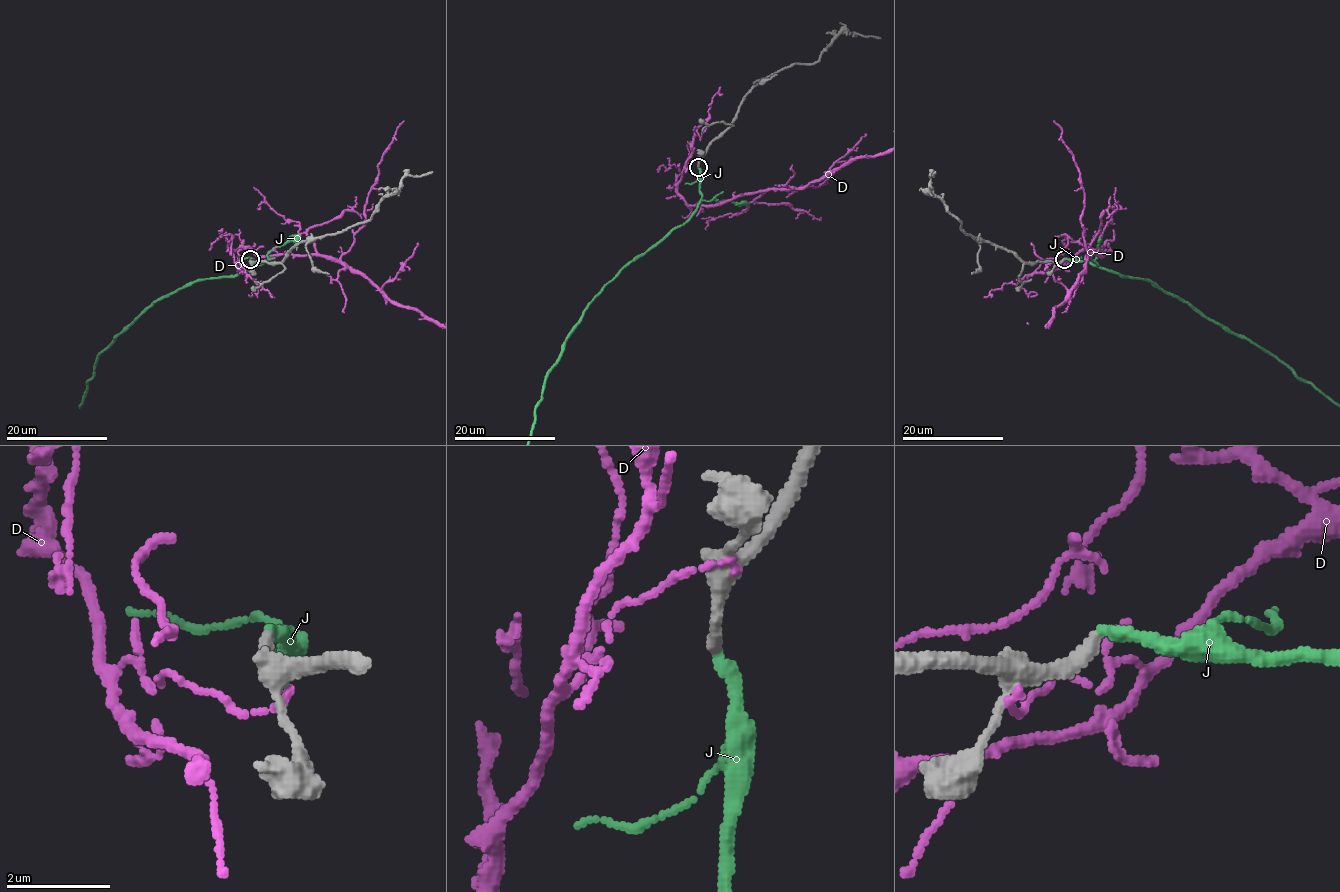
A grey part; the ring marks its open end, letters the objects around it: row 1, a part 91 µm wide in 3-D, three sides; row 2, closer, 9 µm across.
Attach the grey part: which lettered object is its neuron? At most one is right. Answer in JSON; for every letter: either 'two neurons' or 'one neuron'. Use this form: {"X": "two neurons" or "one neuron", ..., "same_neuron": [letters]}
{"D": "two neurons", "J": "one neuron", "same_neuron": ["J"]}

